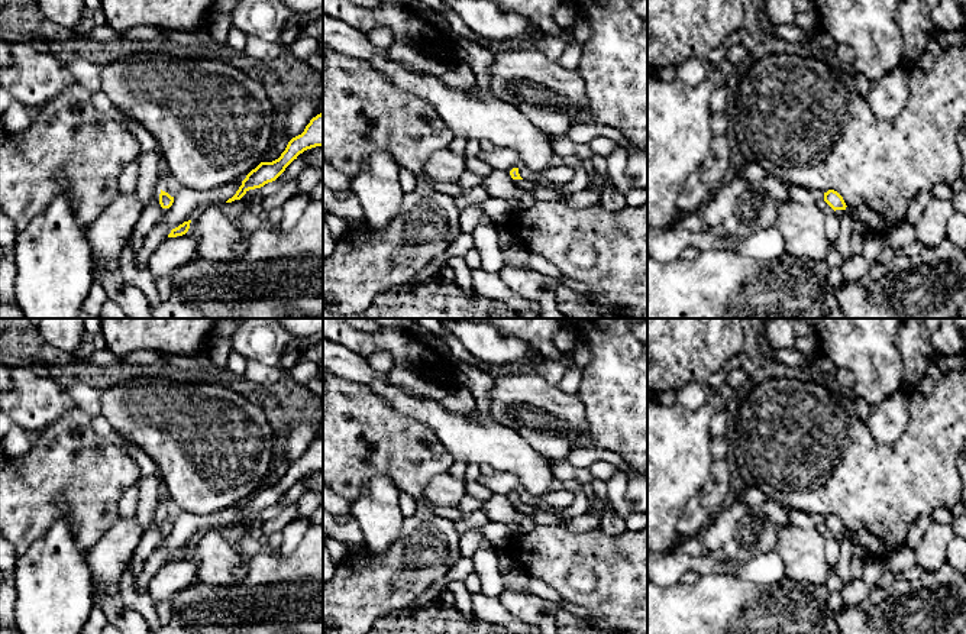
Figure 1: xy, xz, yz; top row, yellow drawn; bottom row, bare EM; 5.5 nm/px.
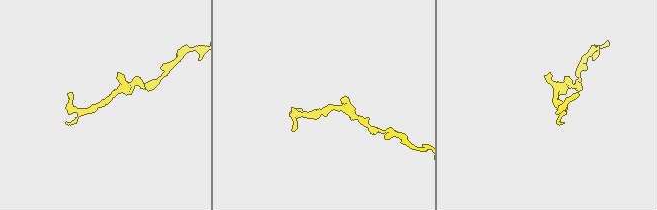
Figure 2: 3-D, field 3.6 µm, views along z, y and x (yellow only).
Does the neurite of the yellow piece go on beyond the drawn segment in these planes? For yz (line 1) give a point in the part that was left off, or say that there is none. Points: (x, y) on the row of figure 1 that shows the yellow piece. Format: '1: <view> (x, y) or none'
1: none

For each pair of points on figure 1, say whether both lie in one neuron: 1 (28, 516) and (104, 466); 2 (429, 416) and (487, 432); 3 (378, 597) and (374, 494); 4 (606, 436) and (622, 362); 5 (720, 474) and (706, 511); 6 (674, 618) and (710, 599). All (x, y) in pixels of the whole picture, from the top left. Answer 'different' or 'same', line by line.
1: same
2: same
3: different
4: same
5: same
6: same

